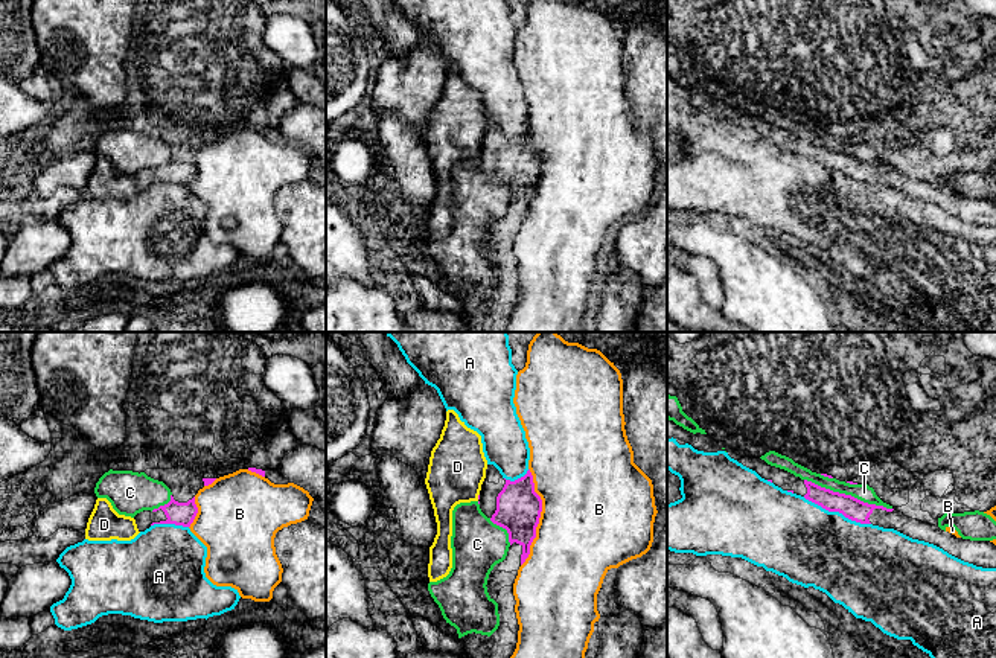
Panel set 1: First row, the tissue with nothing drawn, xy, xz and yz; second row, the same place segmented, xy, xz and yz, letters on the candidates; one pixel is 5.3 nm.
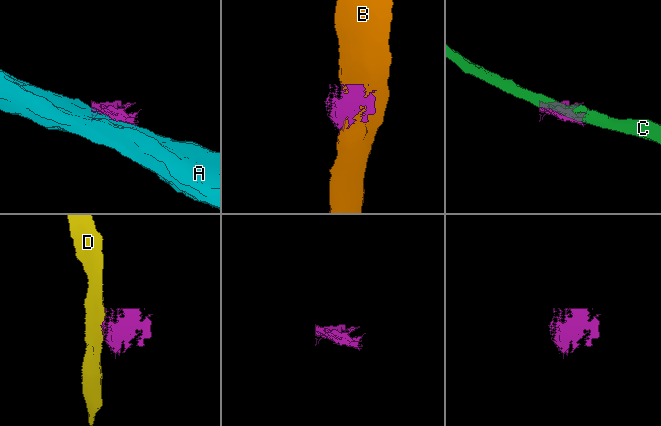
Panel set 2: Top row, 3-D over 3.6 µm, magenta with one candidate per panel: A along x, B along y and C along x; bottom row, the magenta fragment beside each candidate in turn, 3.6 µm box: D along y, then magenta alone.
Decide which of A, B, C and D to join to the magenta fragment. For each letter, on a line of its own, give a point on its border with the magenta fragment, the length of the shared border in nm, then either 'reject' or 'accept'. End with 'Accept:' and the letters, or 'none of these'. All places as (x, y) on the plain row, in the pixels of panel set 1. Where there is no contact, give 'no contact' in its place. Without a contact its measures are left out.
A: contact yz (836, 169); length 380 nm; reject
B: contact xz (539, 175); length 500 nm; reject
C: contact yz (849, 154); length 500 nm; reject
D: contact xz (478, 156); length 30 nm; reject
Accept: none of these

